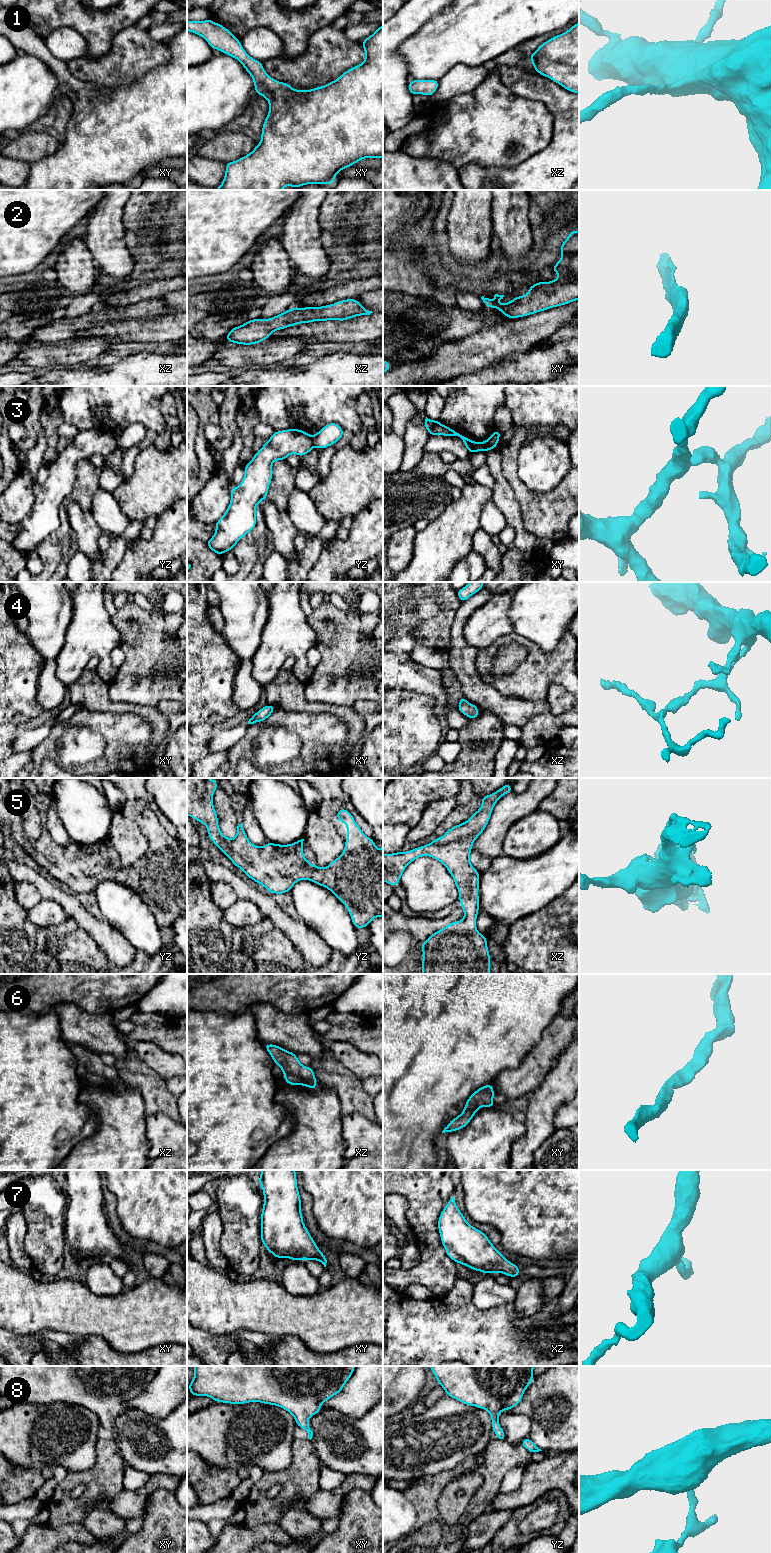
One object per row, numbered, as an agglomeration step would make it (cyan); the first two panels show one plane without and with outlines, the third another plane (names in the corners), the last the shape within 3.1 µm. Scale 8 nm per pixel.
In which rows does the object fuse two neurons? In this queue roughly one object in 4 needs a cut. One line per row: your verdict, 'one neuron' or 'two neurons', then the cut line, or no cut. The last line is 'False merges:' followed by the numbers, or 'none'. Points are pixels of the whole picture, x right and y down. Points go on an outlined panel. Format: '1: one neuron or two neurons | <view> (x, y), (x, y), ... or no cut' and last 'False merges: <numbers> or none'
1: one neuron | no cut
2: one neuron | no cut
3: two neurons | yz (310, 436), (314, 446)
4: one neuron | no cut
5: one neuron | no cut
6: one neuron | no cut
7: one neuron | no cut
8: one neuron | no cut
False merges: 3

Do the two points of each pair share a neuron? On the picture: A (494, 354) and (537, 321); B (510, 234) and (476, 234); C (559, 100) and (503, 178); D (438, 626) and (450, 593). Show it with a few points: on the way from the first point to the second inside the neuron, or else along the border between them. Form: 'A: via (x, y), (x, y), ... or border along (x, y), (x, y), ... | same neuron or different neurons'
A: via (505, 343), (512, 336), (522, 335), (526, 332) | same neuron
B: border along (491, 207), (492, 231) | different neurons
C: via (560, 124), (560, 140), (527, 169) | same neuron
D: via (443, 618), (448, 601) | same neuron

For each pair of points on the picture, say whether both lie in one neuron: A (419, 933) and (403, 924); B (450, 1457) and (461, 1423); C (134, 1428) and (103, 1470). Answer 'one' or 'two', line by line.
A: one
B: one
C: two

